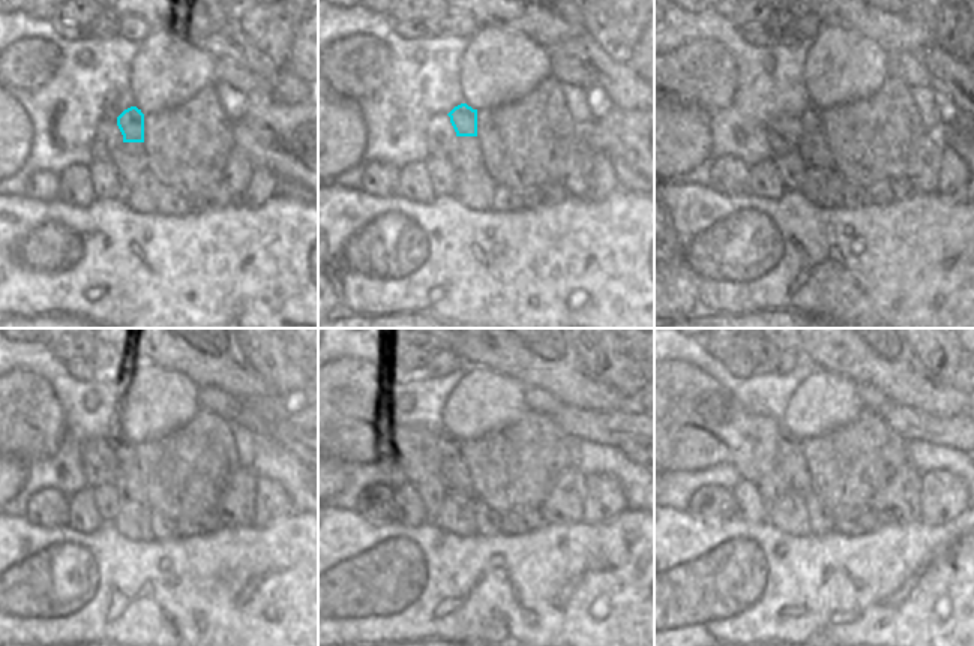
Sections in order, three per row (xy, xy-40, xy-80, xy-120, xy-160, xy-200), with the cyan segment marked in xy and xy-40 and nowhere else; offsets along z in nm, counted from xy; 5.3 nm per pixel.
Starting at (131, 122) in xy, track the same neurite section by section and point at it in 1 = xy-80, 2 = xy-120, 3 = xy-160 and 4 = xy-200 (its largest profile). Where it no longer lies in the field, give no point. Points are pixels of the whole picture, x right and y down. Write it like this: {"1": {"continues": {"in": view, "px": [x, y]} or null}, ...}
{"1": {"continues": {"in": "xy-80", "px": [806, 122]}}, "2": {"continues": {"in": "xy-120", "px": [122, 450]}}, "3": {"continues": {"in": "xy-160", "px": [449, 445]}}, "4": {"continues": {"in": "xy-200", "px": [787, 442]}}}

